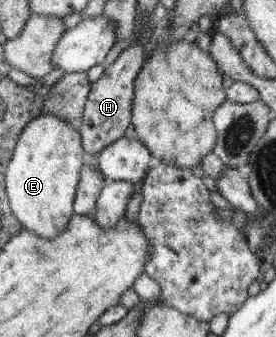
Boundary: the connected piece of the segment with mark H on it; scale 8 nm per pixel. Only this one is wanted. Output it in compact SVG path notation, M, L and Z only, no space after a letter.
M131 44L113 61L105 64L101 77L91 83L87 96L82 122L80 125L80 139L84 153L99 153L111 143L124 137L125 130L132 120L132 105L134 98L134 81L142 68L145 50L141 44Z

